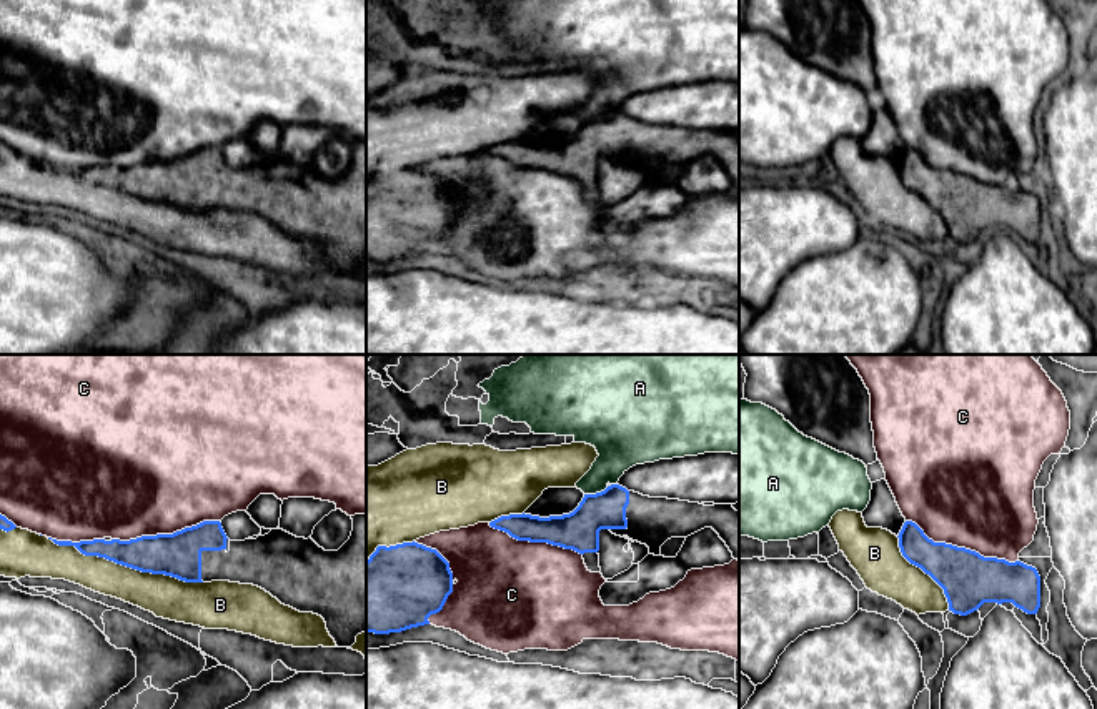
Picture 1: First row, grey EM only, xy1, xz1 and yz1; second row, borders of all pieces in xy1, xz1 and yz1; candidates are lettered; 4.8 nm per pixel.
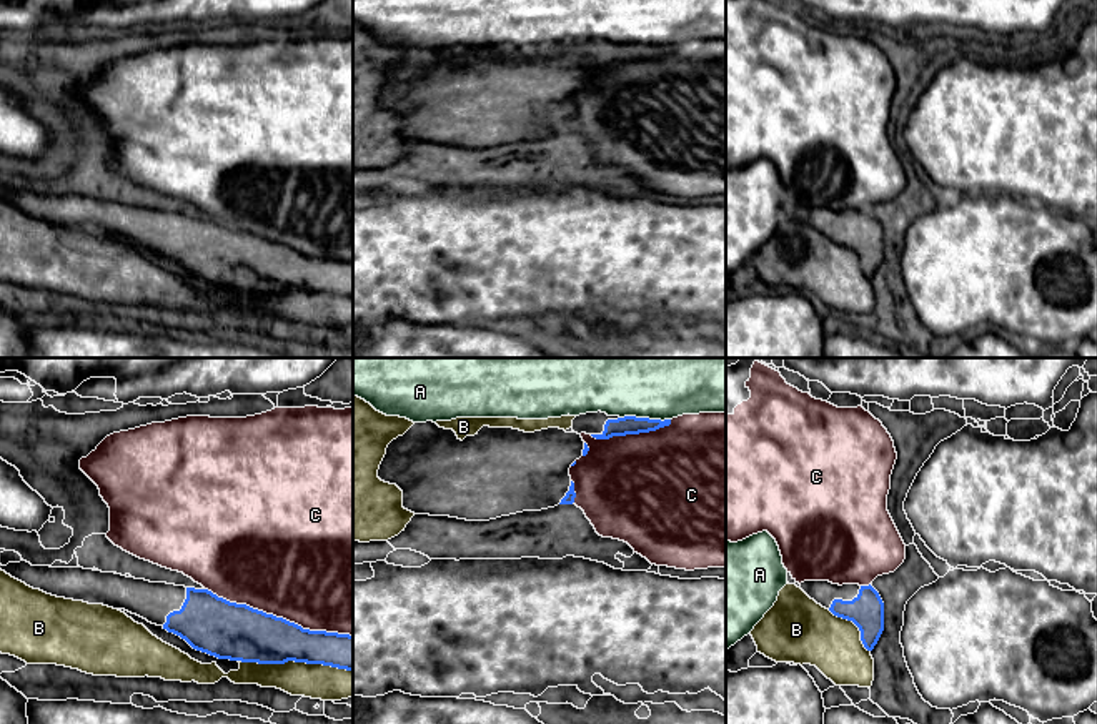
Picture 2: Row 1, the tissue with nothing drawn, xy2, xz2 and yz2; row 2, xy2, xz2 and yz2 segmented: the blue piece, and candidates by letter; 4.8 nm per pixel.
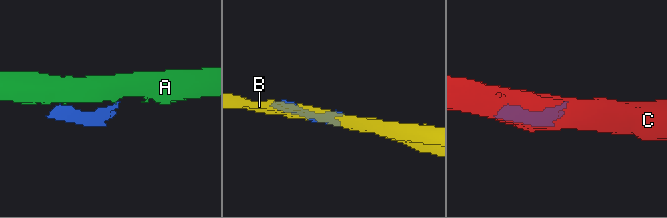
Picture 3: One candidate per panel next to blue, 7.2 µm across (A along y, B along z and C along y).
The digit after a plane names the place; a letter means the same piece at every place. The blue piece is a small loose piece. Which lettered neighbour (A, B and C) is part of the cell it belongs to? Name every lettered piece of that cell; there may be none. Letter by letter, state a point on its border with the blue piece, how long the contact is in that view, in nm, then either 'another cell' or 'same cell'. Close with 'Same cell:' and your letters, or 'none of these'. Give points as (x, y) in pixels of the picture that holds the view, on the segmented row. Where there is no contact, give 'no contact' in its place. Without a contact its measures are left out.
A: contact xz2 (645, 418); length 240 nm; another cell
B: contact xy1 (125, 565); length 800 nm; another cell
C: contact xy2 (278, 618); length 750 nm; another cell
Same cell: none of these

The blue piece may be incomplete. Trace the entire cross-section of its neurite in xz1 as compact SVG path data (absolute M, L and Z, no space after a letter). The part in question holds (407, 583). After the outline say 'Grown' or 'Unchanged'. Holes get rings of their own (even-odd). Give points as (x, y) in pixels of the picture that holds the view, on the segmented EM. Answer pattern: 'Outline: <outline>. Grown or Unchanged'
Outline: M414 541L378 546L366 561L366 634L401 632L429 624L428 617L443 609L451 592L449 563L436 549Z. Unchanged

